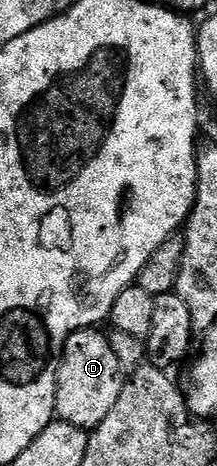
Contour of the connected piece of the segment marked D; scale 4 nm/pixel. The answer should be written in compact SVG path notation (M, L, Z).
M83 329L68 337L58 364L58 388L54 414L61 422L76 425L87 433L108 417L120 398L124 372L116 353L112 353L109 334L102 329Z

